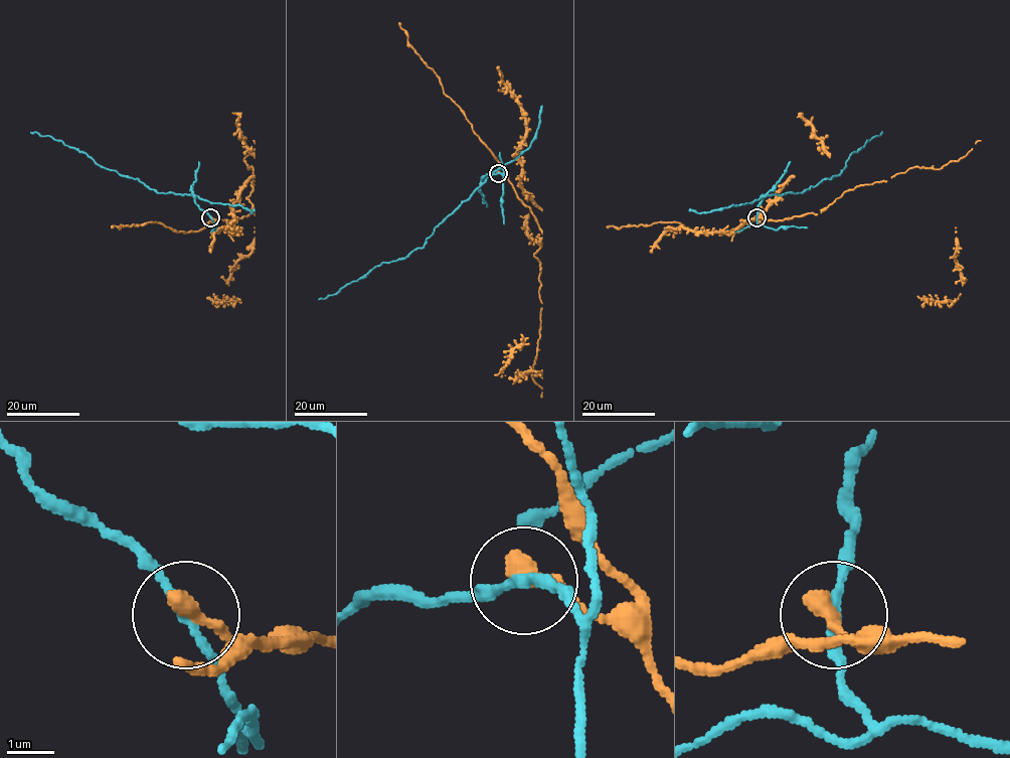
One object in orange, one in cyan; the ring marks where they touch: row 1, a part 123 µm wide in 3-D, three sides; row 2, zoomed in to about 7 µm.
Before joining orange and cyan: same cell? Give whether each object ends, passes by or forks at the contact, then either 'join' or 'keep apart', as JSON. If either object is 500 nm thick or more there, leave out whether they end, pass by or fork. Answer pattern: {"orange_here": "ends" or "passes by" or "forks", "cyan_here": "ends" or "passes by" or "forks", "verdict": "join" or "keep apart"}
{"orange_here": "ends", "cyan_here": "passes by", "verdict": "keep apart"}

